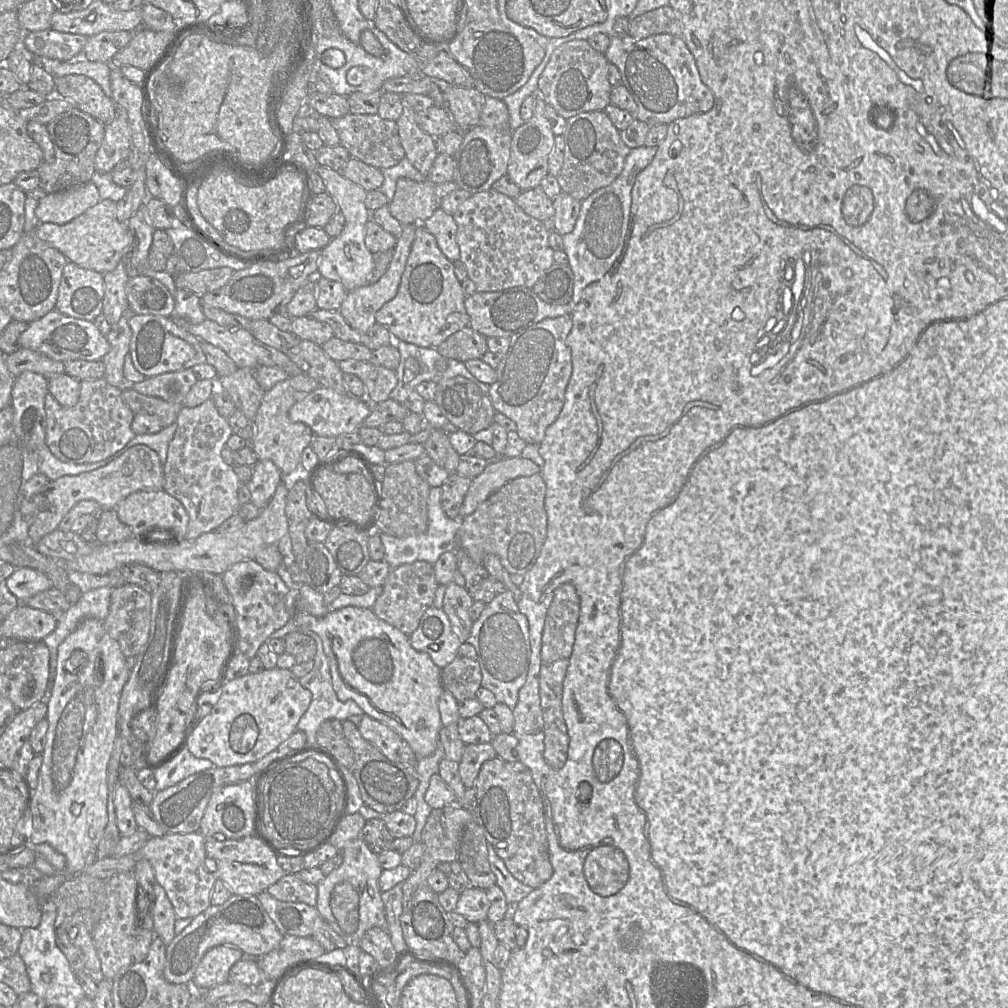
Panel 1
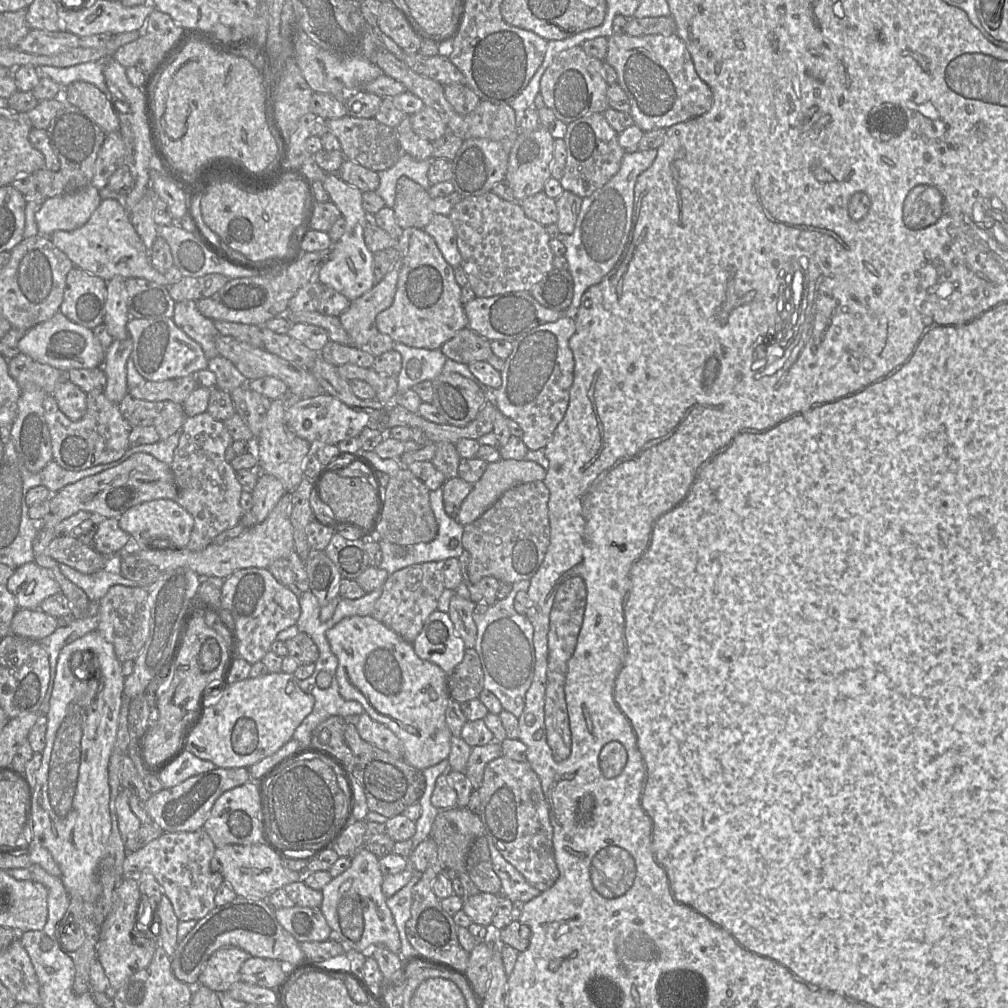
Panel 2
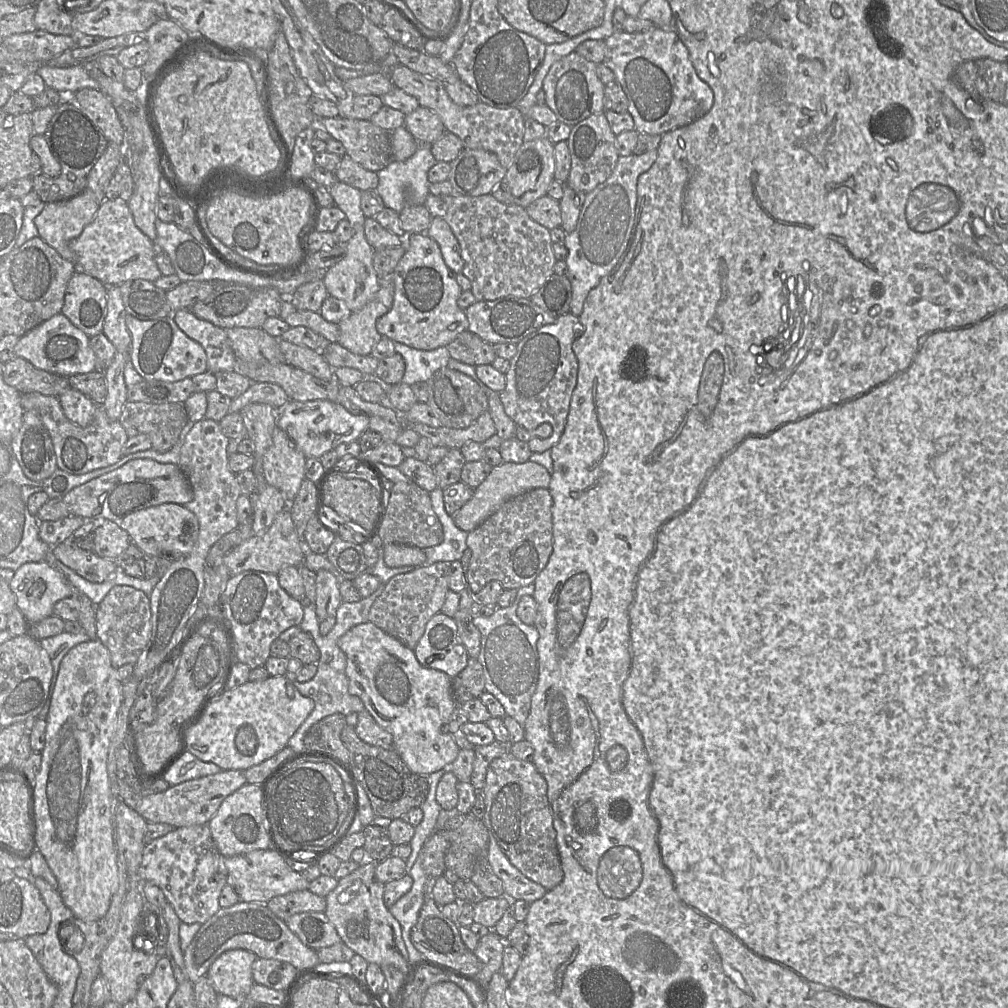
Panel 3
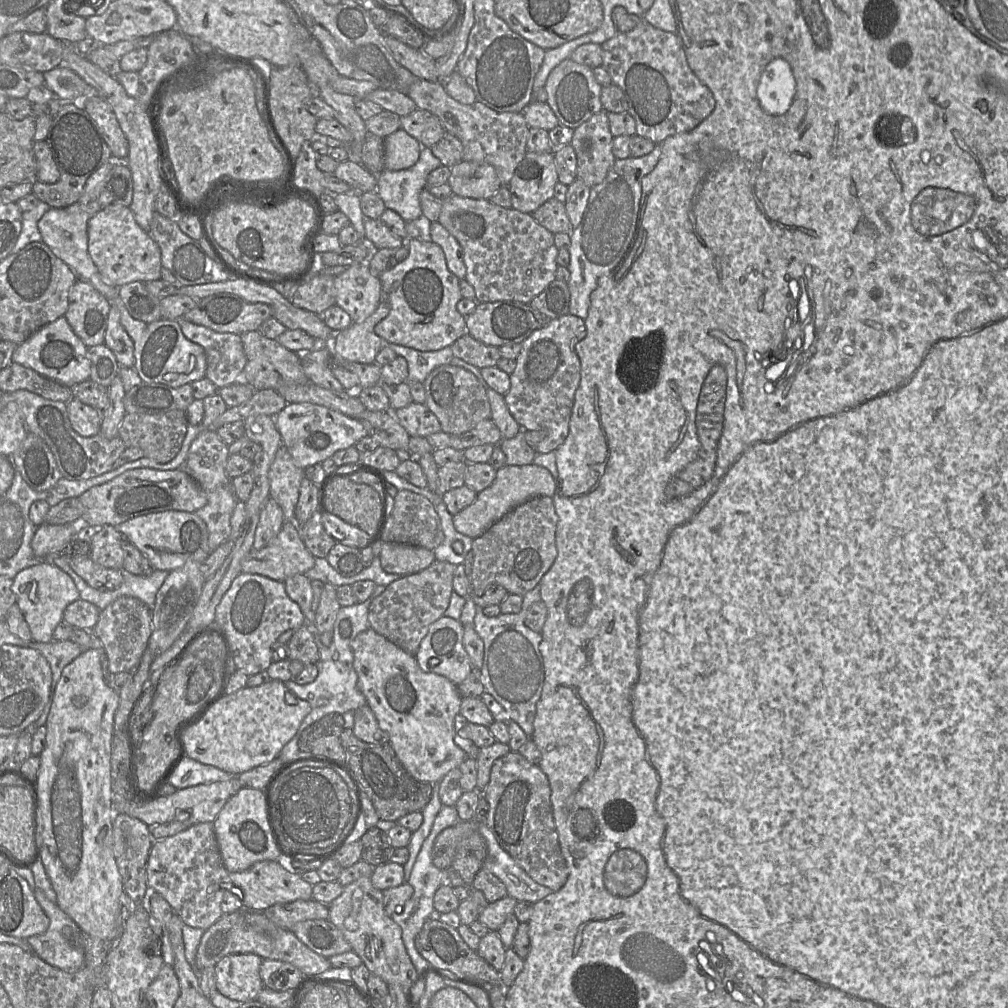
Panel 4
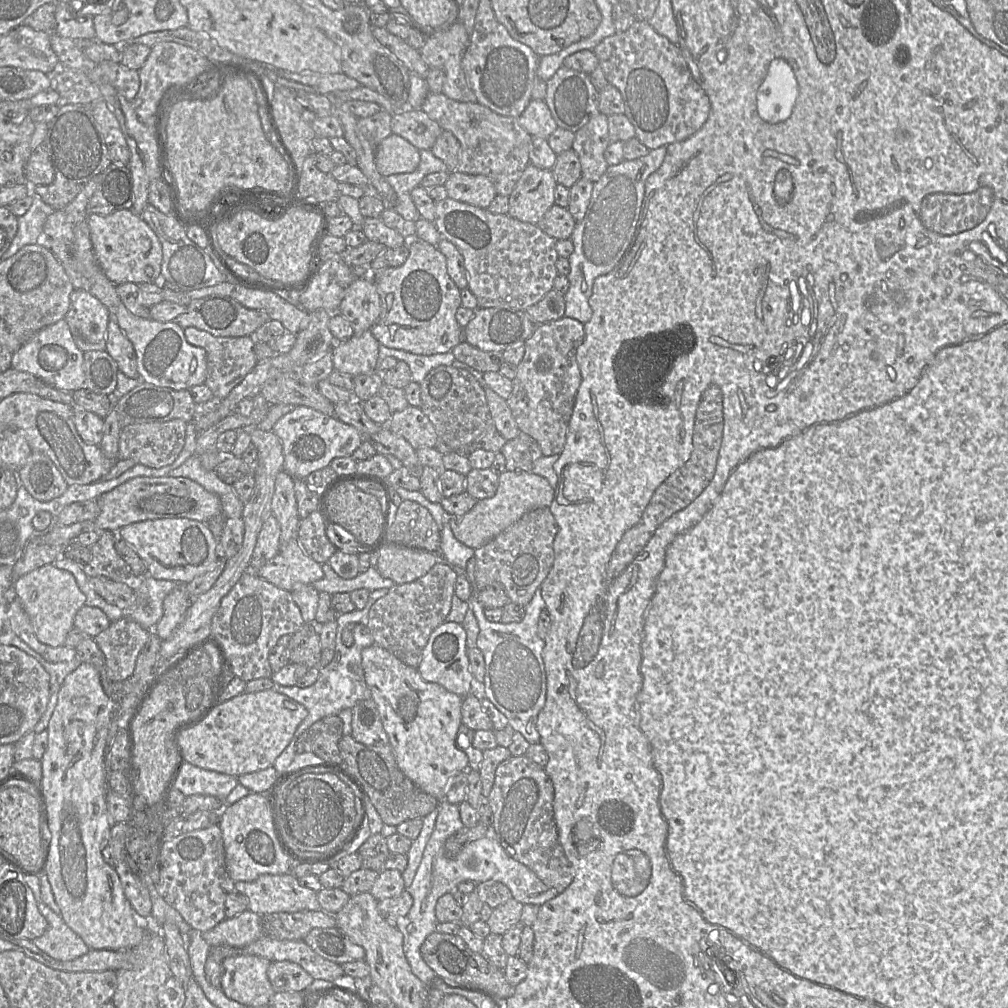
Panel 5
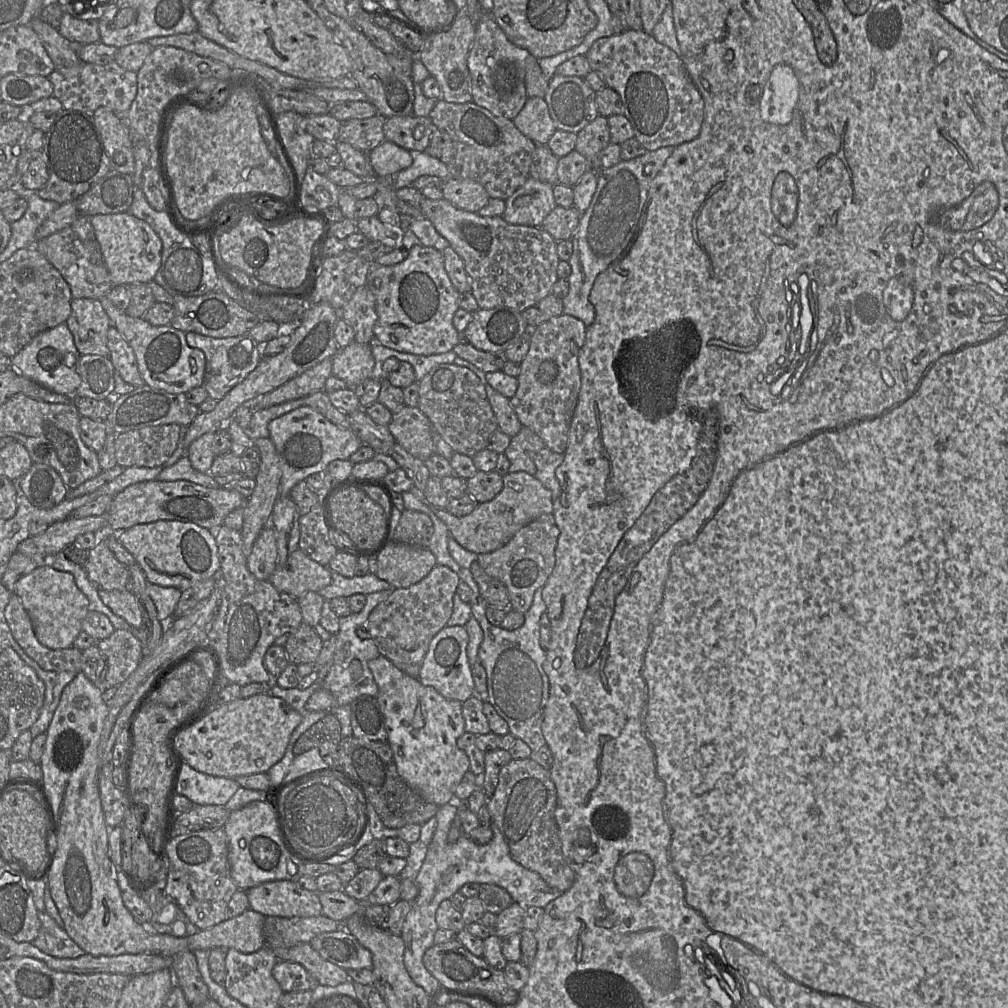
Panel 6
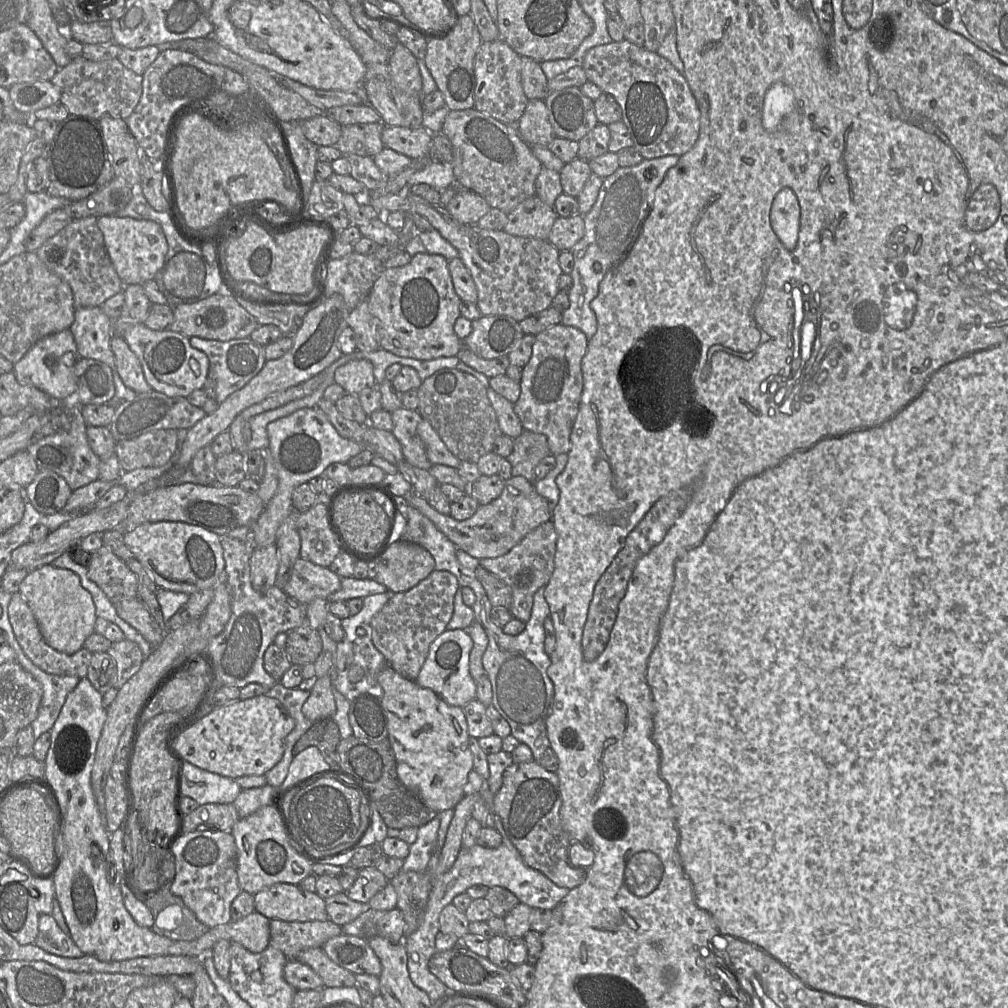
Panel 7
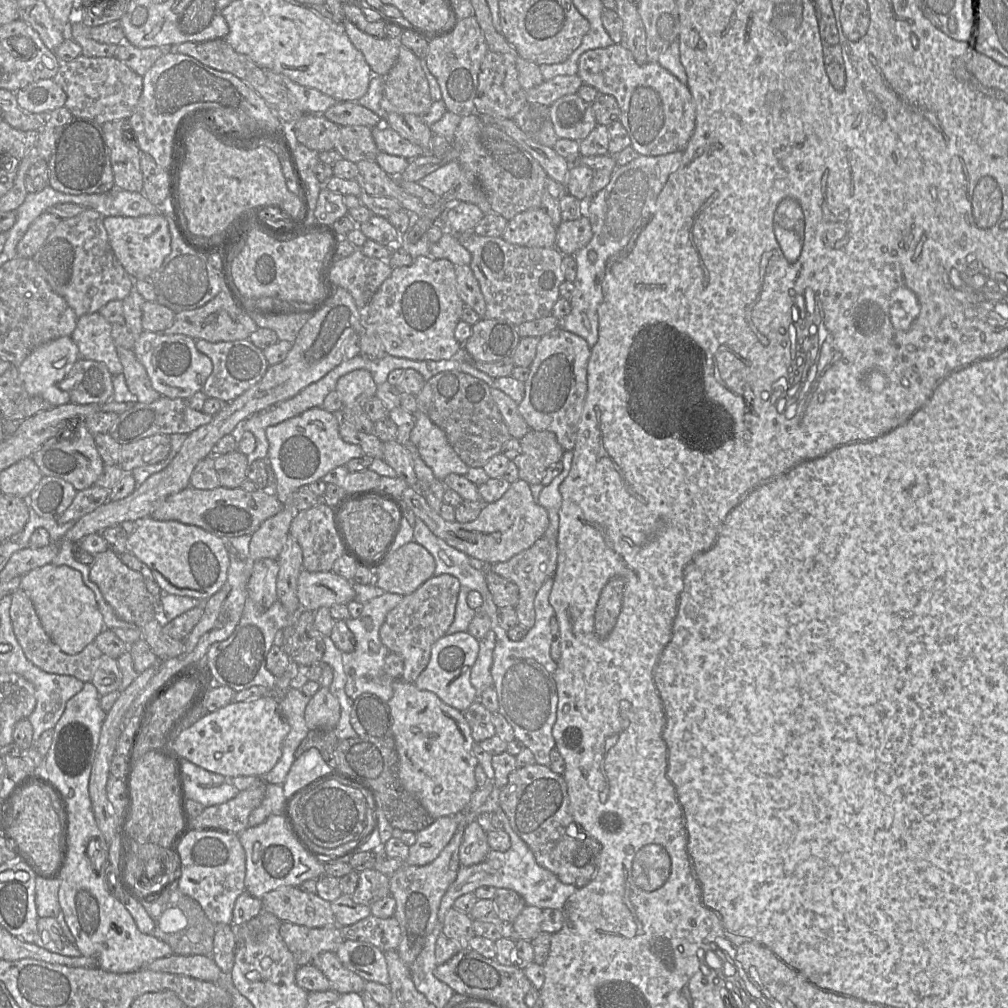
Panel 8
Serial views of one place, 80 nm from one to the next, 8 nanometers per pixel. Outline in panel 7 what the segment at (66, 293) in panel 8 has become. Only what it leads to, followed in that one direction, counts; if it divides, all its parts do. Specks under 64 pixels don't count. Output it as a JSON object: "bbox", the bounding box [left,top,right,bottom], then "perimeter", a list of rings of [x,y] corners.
{"bbox":[35,216,125,309],"perimeter":[[[95,216],[73,219],[35,253],[51,272],[69,284],[75,309],[101,307],[107,299],[124,291],[125,285],[110,260]]]}

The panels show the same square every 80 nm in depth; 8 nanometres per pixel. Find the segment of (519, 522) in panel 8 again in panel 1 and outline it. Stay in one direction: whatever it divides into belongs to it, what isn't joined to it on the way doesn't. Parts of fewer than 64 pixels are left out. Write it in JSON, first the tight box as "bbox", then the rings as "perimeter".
{"bbox":[458,456,541,519],"perimeter":[[[521,456],[502,457],[500,461],[488,464],[481,474],[472,479],[458,518],[463,519],[473,513],[482,502],[509,481],[532,476],[540,471],[541,468],[536,463]]]}

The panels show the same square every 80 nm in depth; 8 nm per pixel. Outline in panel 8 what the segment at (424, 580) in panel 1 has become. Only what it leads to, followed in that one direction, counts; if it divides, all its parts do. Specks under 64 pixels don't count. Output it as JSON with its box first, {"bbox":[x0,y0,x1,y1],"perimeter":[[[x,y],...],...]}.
{"bbox":[379,574,460,682],"perimeter":[[[449,574],[433,576],[416,591],[403,596],[401,602],[387,614],[379,636],[390,652],[403,659],[401,679],[405,682],[416,681],[430,661],[432,645],[447,634],[454,620],[459,591],[460,582],[456,577]]]}

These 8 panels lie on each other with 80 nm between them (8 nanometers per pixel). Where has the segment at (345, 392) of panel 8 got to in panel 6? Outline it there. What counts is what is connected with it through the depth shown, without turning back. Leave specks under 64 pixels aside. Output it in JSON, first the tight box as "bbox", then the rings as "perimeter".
{"bbox":[332,341,374,390],"perimeter":[[[353,341],[332,357],[332,375],[354,390],[363,381],[373,378],[374,365],[371,345]]]}

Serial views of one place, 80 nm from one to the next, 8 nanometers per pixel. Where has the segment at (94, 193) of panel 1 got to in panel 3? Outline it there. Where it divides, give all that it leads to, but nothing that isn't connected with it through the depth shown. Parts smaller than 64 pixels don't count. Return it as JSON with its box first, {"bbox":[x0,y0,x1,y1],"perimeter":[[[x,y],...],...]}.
{"bbox":[34,188,99,265],"perimeter":[[[88,188],[71,199],[46,203],[34,219],[39,237],[62,258],[76,265],[76,255],[69,248],[69,242],[92,222],[99,205]]]}

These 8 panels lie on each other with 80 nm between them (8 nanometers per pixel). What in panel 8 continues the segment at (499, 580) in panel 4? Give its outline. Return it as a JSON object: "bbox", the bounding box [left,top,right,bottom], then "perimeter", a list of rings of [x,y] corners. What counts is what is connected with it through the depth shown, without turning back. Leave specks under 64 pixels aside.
{"bbox":[490,536,557,629],"perimeter":[[[542,536],[531,547],[516,554],[506,562],[490,564],[491,571],[513,581],[519,589],[519,599],[515,607],[519,624],[527,629],[535,623],[534,599],[543,583],[552,577],[557,568],[557,539]]]}

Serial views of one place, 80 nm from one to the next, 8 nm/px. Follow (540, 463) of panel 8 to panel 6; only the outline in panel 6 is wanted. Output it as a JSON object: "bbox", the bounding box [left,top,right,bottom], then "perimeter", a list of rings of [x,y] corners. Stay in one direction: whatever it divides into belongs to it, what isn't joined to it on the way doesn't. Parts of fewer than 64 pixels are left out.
{"bbox":[503,427,545,475],"perimeter":[[[522,427],[511,438],[509,446],[503,453],[510,462],[509,473],[523,471],[534,475],[537,472],[534,457],[544,447],[545,443],[537,434],[529,428]]]}

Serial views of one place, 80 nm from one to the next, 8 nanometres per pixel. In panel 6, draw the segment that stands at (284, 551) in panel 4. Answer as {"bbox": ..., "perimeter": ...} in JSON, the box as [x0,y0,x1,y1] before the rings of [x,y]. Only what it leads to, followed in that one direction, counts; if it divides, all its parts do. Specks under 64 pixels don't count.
{"bbox":[268,548,331,599],"perimeter":[[[298,548],[284,565],[275,568],[268,581],[280,592],[298,599],[307,592],[318,592],[330,585],[331,571]]]}

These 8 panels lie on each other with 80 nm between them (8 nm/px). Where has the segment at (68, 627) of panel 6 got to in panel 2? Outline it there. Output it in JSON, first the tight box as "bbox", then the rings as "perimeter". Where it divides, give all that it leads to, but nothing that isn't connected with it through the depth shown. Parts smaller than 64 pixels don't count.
{"bbox":[7,562,61,610],"perimeter":[[[29,562],[14,571],[7,581],[19,609],[36,610],[47,597],[61,592],[52,574],[35,562]]]}

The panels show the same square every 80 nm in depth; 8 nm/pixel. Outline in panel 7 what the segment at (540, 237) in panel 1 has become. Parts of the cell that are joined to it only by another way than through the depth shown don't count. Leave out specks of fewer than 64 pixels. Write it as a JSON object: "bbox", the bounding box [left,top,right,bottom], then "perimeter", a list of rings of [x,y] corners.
{"bbox":[408,187,563,322],"perimeter":[[[409,187],[409,194],[408,194],[410,203],[414,207],[414,211],[425,217],[432,225],[432,227],[437,230],[441,236],[446,239],[452,246],[454,246],[458,252],[459,252],[459,258],[464,263],[466,268],[469,270],[473,281],[477,287],[477,307],[480,311],[480,313],[484,316],[491,316],[491,315],[504,315],[513,318],[515,321],[520,322],[524,318],[534,315],[536,313],[539,313],[547,308],[549,308],[552,304],[552,301],[556,294],[559,291],[558,288],[558,280],[561,274],[563,273],[560,265],[559,265],[559,254],[560,251],[549,241],[549,240],[541,240],[536,239],[532,237],[519,237],[519,236],[513,236],[508,233],[506,233],[504,230],[488,230],[480,228],[477,224],[474,225],[465,225],[457,222],[447,211],[447,209],[444,206],[441,206],[440,204],[431,204],[428,201],[426,201],[423,197],[412,194],[410,192]]]}

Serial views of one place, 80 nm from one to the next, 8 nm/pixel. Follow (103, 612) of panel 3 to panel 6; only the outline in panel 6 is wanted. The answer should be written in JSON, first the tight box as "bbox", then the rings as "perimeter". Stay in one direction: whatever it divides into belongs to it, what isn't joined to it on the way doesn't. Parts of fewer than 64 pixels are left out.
{"bbox":[98,630,143,687],"perimeter":[[[115,630],[108,638],[99,640],[98,648],[107,658],[109,687],[125,682],[143,657],[141,641],[128,630]]]}

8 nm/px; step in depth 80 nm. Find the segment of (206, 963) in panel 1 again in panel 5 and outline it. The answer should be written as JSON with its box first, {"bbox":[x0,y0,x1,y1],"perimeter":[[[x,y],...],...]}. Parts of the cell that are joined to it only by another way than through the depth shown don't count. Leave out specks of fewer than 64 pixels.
{"bbox":[220,954,275,1006],"perimeter":[[[237,954],[229,956],[222,961],[222,977],[220,988],[224,994],[244,1006],[270,1005],[275,991],[268,979],[267,969],[271,961],[261,956]]]}

